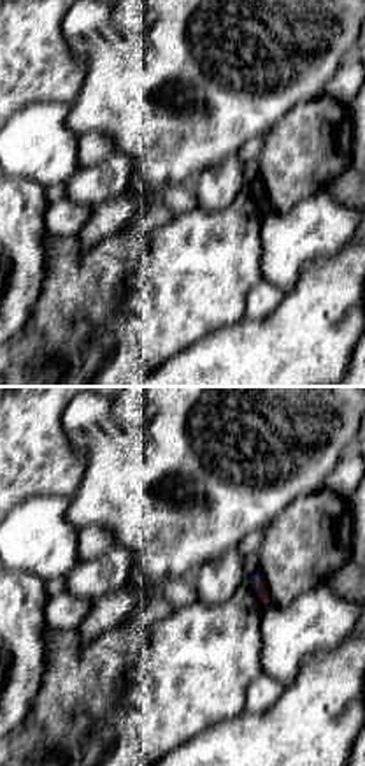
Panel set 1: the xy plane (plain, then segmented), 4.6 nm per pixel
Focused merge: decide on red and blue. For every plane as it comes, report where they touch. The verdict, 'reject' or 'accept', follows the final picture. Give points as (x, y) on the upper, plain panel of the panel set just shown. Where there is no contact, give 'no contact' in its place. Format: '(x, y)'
(257, 194)

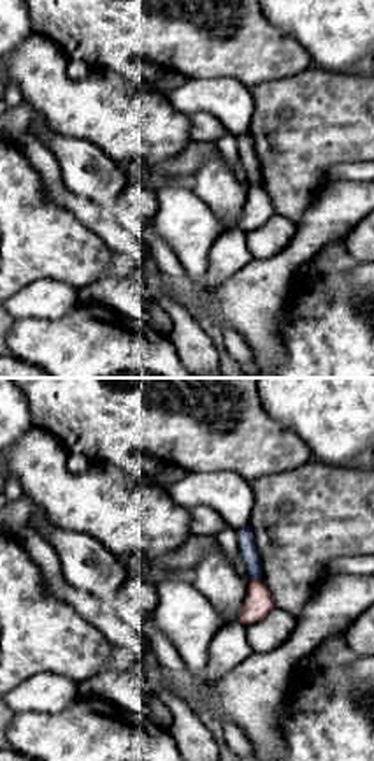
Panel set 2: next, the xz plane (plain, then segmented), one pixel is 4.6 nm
(253, 185)

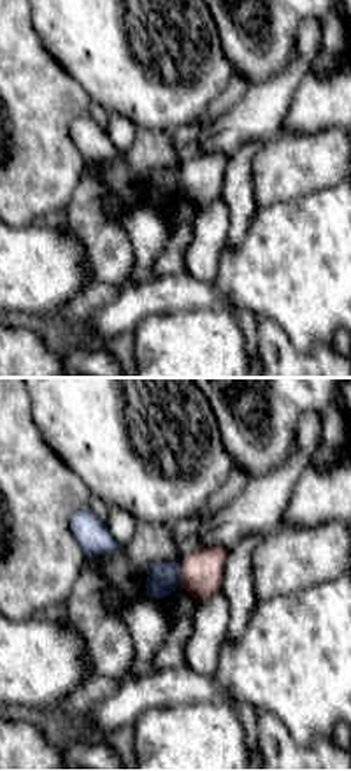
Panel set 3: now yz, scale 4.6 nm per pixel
(179, 181)

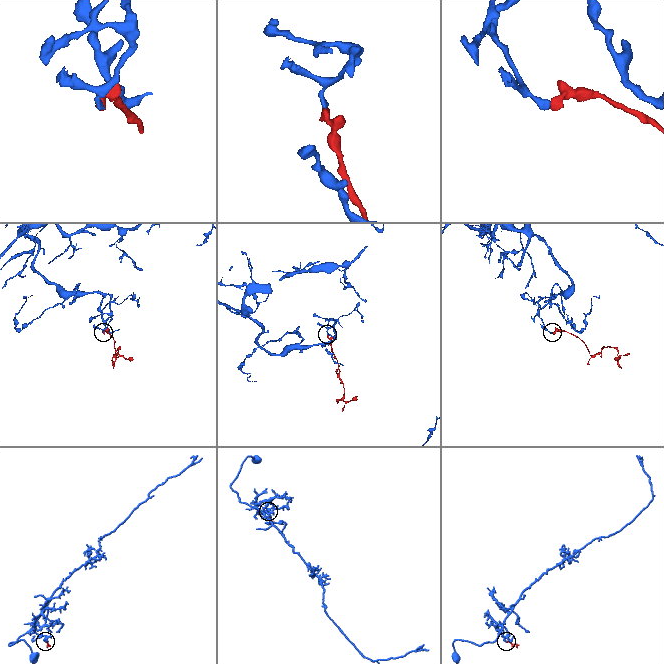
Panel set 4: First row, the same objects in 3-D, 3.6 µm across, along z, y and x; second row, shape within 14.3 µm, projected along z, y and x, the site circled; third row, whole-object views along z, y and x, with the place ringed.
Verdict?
reject

